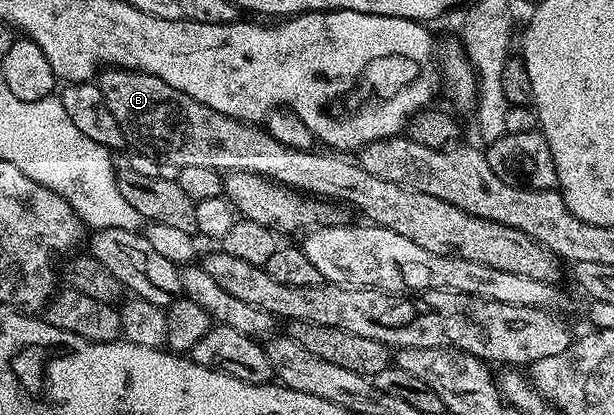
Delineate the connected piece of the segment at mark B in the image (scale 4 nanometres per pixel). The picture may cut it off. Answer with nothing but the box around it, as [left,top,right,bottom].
[97,66,564,284]

